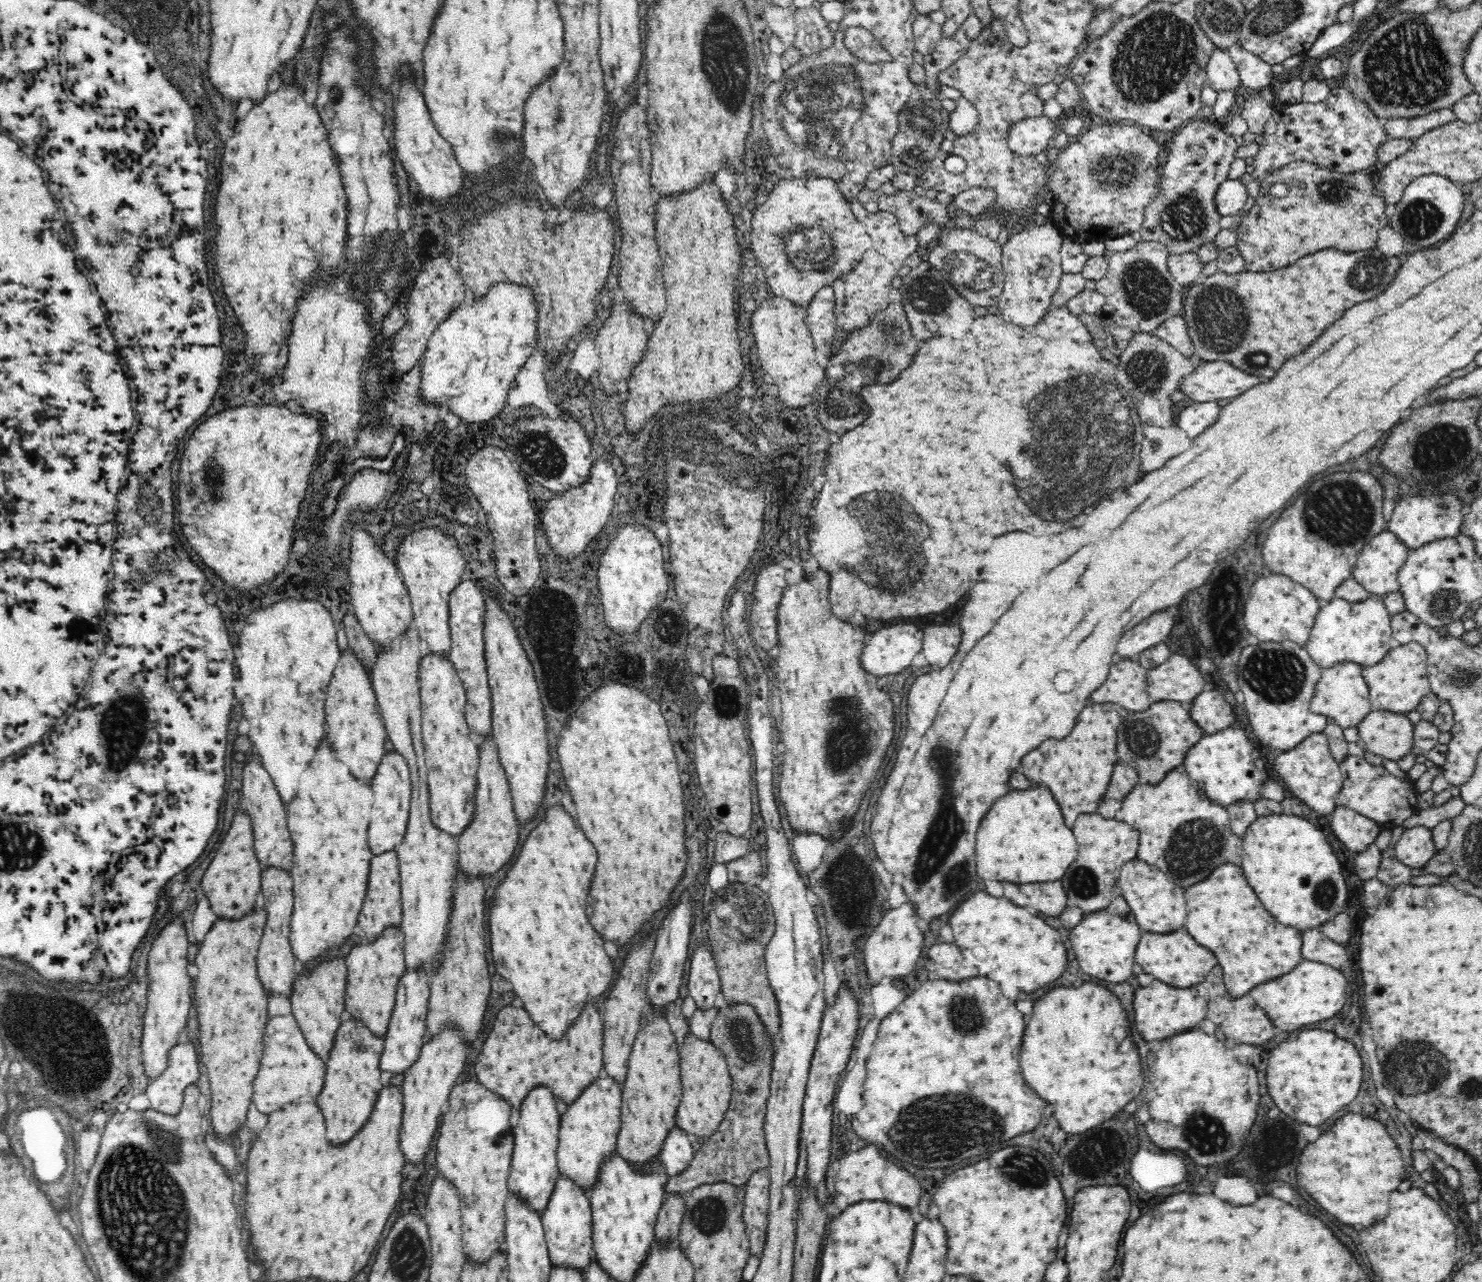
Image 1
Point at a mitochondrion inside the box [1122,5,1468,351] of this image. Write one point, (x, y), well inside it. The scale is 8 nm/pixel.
(1406, 69)

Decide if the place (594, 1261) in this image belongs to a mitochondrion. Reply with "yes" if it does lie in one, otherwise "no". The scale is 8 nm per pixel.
no

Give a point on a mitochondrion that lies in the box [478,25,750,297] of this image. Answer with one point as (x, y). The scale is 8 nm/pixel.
(499, 143)

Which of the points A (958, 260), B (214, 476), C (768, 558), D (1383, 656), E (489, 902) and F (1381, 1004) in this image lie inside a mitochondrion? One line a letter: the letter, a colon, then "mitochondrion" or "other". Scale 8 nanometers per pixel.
A: mitochondrion
B: mitochondrion
C: other
D: other
E: other
F: other

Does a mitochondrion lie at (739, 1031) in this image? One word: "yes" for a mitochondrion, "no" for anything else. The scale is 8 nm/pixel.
yes

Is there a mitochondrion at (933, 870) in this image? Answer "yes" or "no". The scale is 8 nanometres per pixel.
yes

